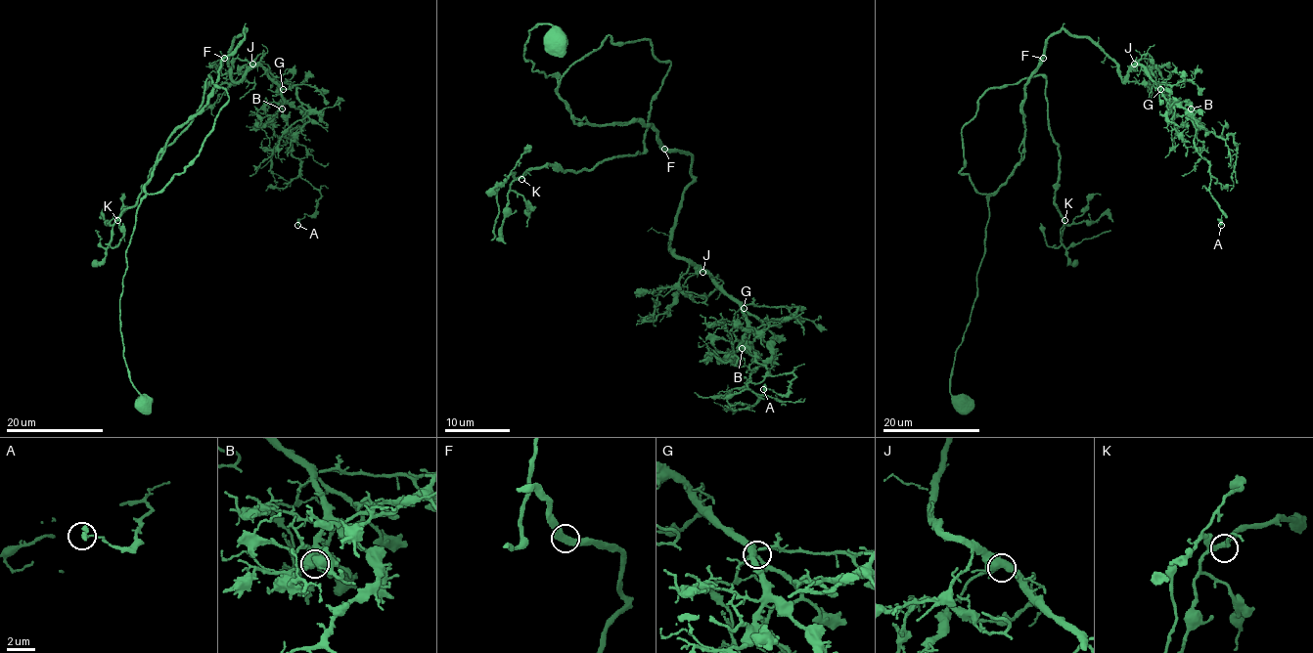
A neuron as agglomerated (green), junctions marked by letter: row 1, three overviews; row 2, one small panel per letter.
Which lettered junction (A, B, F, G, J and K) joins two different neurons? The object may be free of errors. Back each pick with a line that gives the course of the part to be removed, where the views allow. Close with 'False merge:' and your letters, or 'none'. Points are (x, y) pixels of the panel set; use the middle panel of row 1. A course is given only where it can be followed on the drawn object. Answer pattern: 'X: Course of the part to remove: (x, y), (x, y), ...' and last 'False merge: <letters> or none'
False merge: none

